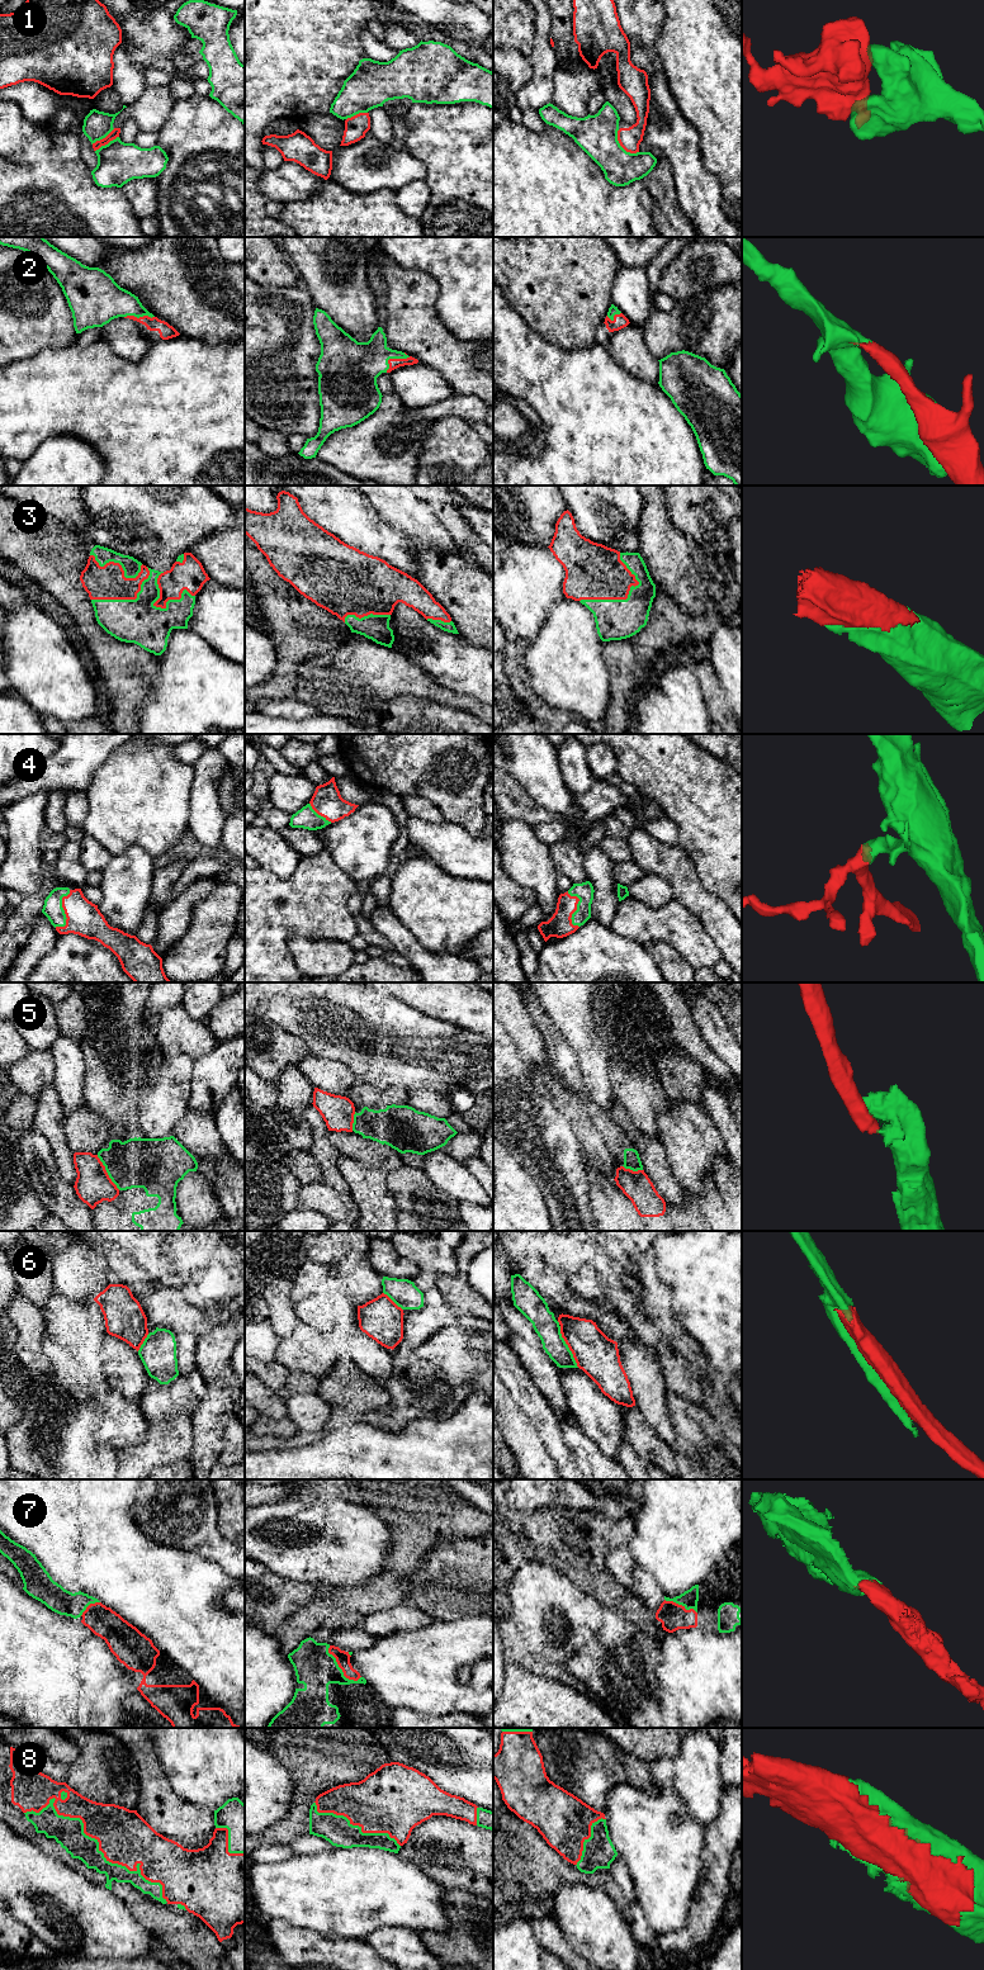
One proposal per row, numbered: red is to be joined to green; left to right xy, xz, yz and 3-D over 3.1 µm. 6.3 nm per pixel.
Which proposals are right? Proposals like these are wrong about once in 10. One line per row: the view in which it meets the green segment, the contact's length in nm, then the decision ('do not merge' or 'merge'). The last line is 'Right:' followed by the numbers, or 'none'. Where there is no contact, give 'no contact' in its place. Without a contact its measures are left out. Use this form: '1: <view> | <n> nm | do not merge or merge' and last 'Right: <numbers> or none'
1: yz | 200 nm | do not merge
2: xz | 190 nm | merge
3: yz | 400 nm | merge
4: xy | 260 nm | merge
5: xy | 260 nm | merge
6: yz | 300 nm | merge
7: xz | 300 nm | merge
8: xy | 1100 nm | merge
Right: 2, 3, 4, 5, 6, 7, 8

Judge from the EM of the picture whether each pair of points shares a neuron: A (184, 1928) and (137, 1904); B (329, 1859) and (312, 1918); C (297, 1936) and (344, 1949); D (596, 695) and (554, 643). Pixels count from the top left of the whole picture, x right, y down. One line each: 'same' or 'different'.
A: same
B: same
C: same
D: same

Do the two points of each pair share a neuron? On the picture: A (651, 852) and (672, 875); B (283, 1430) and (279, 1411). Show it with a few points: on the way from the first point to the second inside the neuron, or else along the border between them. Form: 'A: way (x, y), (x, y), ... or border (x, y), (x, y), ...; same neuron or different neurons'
A: way (654, 857), (667, 870); same neuron
B: border (259, 1414), (274, 1419), (287, 1417); different neurons

